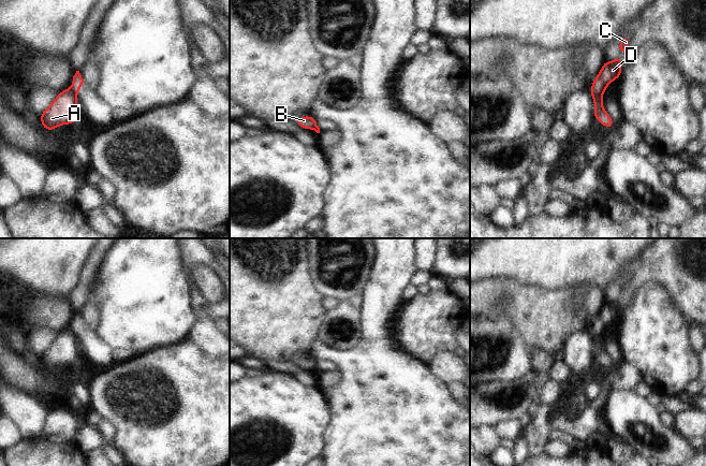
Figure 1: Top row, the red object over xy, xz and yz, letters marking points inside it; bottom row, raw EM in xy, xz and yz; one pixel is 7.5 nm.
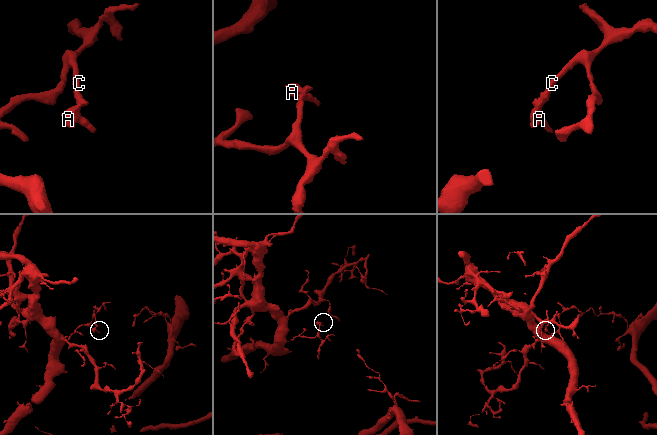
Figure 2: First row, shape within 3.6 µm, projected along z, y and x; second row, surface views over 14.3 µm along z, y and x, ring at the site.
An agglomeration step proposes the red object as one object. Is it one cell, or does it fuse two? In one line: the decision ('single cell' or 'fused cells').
fused cells

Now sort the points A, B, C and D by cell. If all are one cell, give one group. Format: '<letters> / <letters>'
A B / C D

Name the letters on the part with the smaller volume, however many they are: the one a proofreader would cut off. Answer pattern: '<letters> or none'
A, B.

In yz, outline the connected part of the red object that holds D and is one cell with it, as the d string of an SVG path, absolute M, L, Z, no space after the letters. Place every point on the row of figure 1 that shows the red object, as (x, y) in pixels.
M621 37L618 50L620 55L616 57L613 61L604 61L601 70L599 71L597 77L593 79L591 87L589 88L590 93L597 93L603 97L606 88L612 82L620 78L622 71L622 59L621 55L626 53L630 45L629 37Z

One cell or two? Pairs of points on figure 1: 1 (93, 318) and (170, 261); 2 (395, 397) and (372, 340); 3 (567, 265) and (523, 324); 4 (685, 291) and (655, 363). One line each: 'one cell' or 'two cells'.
1: two cells
2: one cell
3: two cells
4: two cells

